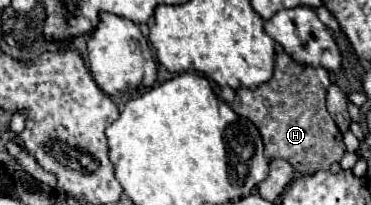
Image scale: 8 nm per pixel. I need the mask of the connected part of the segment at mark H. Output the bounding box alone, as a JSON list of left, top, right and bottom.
[232,52,344,176]

